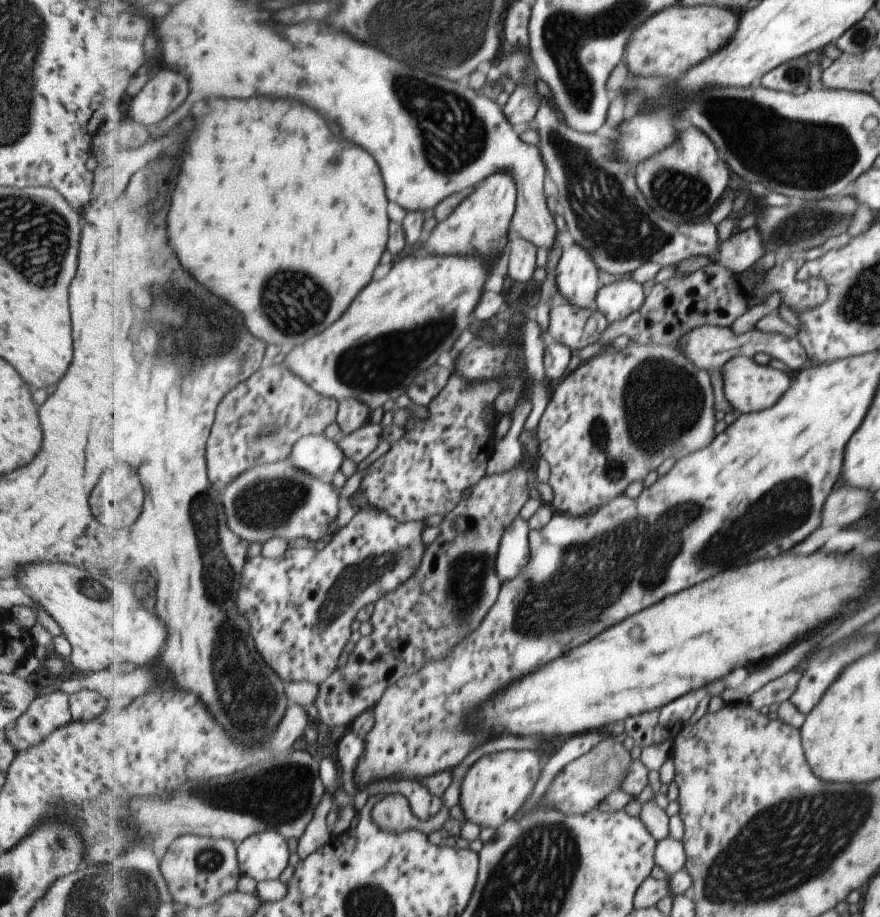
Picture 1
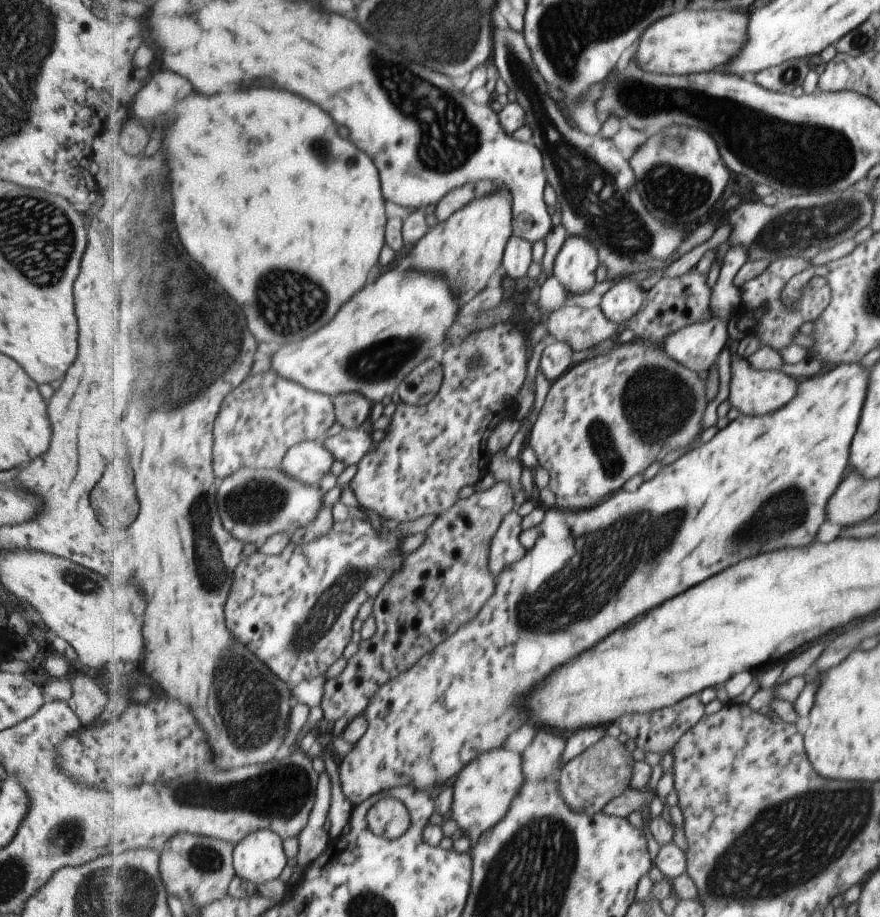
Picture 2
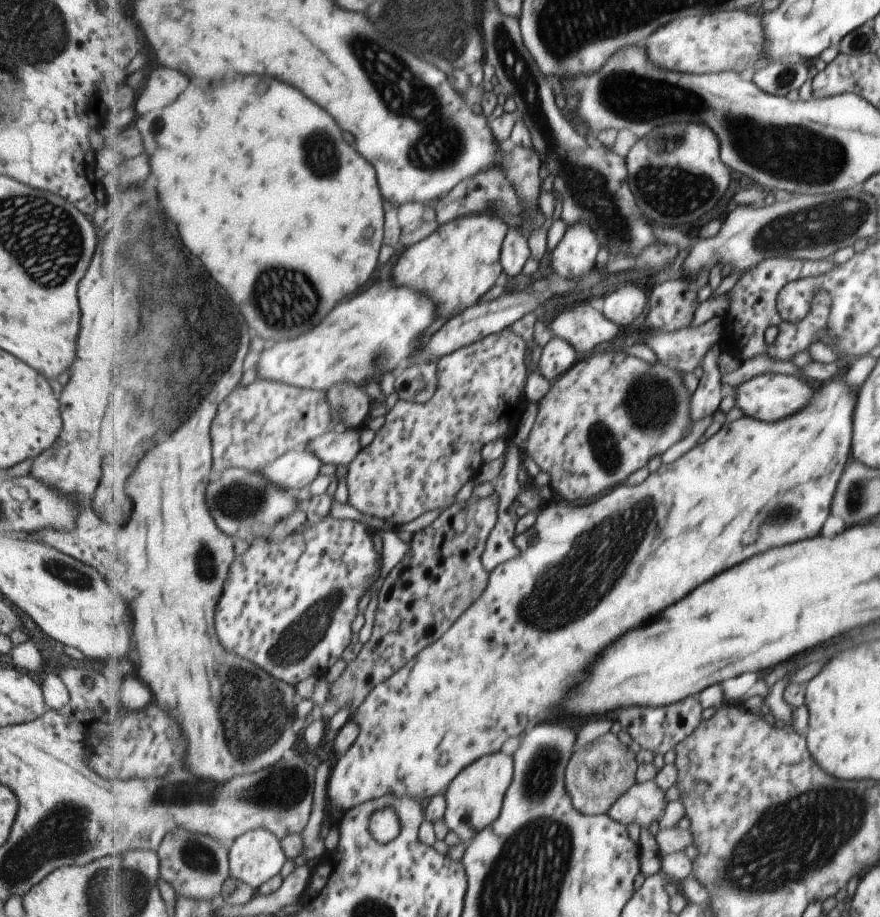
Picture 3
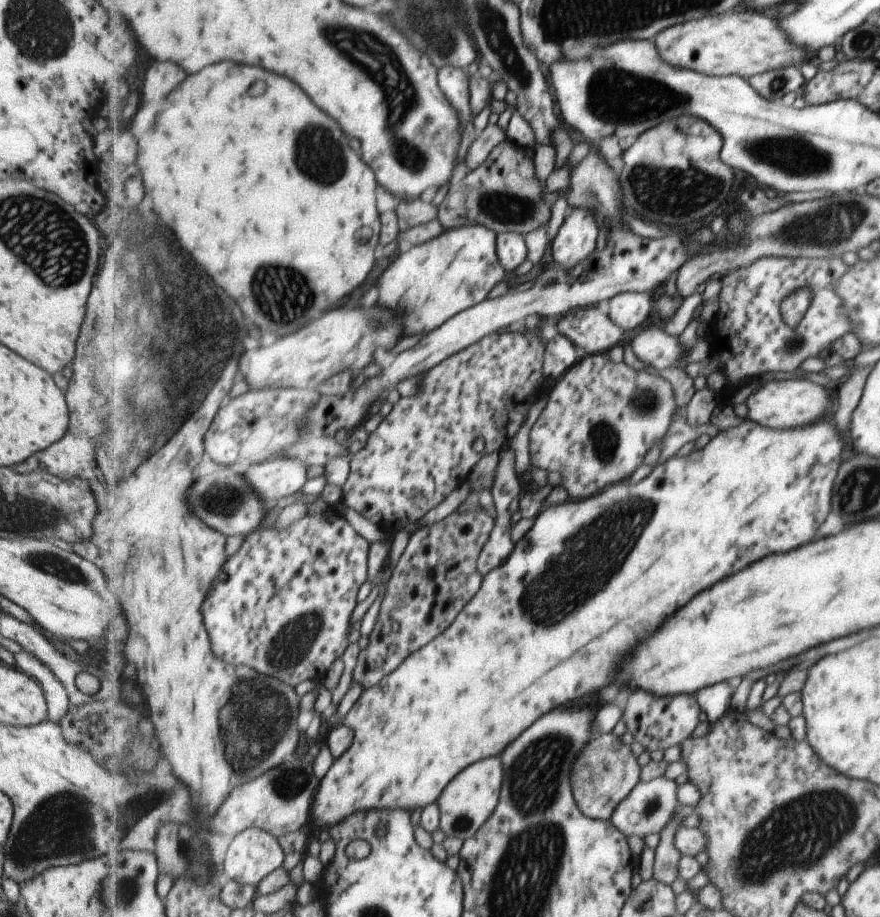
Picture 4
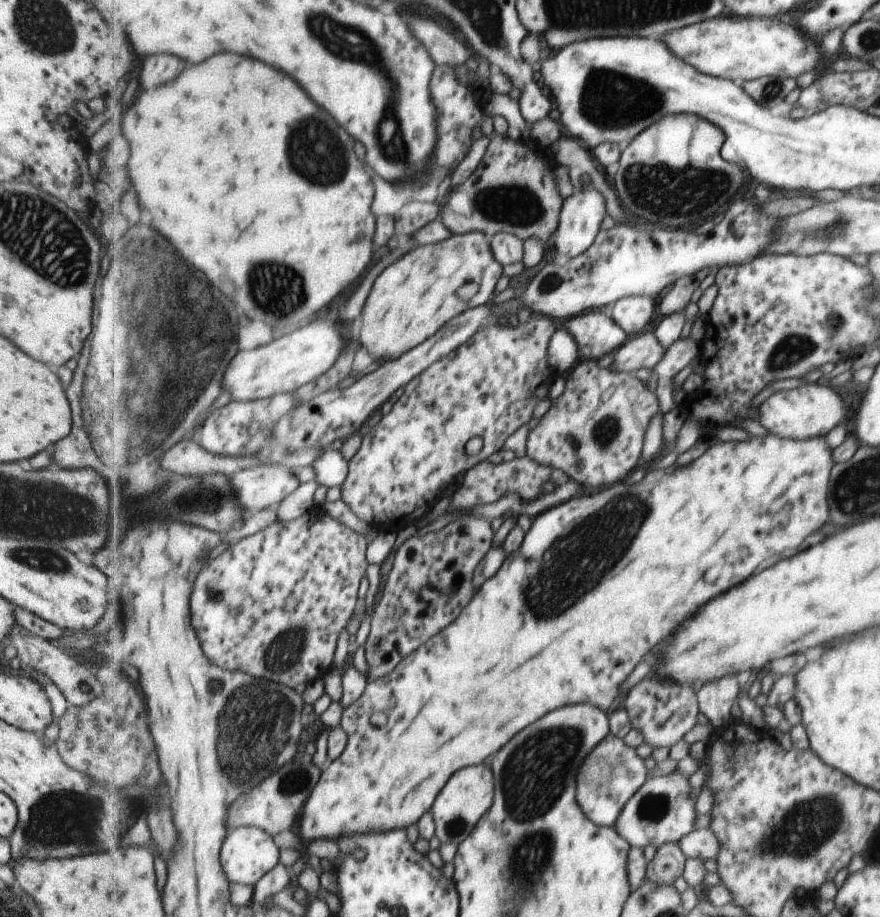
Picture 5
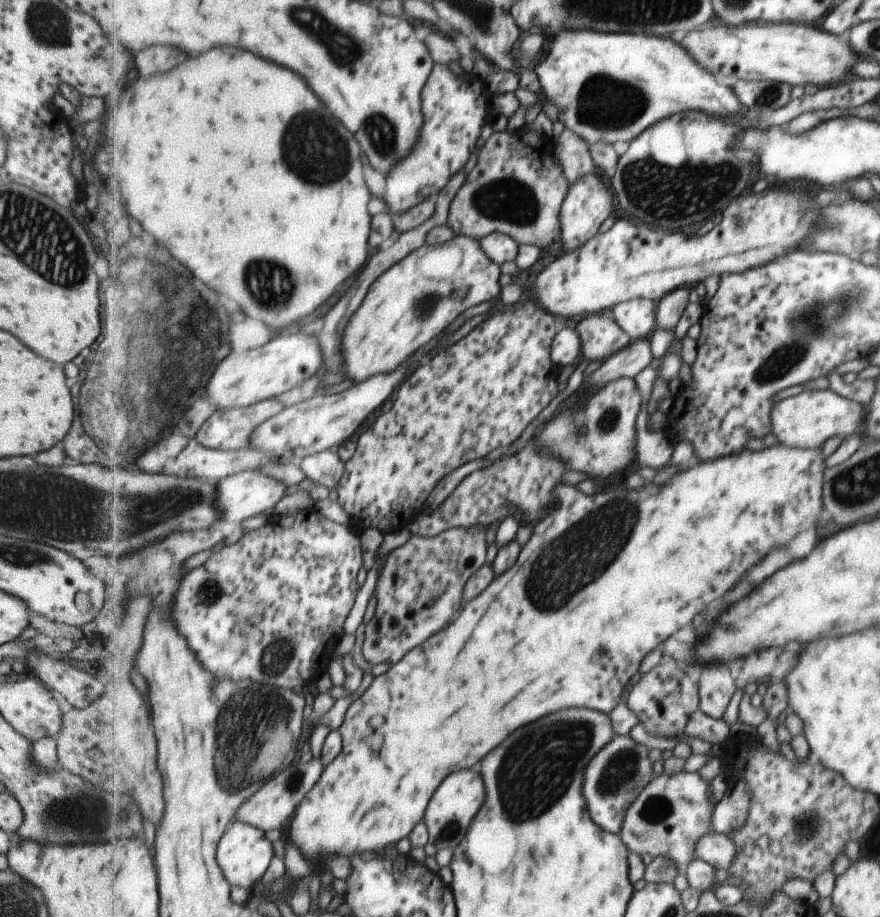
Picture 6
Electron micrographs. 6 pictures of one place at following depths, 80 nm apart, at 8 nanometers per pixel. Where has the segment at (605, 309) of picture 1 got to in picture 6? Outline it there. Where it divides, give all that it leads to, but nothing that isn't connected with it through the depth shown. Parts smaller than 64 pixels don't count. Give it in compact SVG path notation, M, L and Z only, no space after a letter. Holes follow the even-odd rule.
M637 298L621 302L610 313L632 341L637 341L655 330L657 306L653 300Z

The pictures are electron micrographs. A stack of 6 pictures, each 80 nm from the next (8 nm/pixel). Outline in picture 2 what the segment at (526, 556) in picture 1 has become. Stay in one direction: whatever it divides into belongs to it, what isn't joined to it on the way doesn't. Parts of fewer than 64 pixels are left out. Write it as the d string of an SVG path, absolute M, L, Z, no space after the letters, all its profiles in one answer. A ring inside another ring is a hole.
M513 510L497 530L491 546L491 562L489 562L492 575L501 578L501 572L520 562L527 555L525 544L521 542L524 533L524 518Z

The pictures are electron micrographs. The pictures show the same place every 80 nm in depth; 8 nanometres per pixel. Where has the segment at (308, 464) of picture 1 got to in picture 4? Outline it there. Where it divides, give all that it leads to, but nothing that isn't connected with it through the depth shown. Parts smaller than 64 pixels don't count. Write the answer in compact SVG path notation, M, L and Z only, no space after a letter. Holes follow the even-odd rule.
M281 457L251 465L243 471L252 491L265 503L273 505L280 498L300 492L308 481L307 467L302 460Z

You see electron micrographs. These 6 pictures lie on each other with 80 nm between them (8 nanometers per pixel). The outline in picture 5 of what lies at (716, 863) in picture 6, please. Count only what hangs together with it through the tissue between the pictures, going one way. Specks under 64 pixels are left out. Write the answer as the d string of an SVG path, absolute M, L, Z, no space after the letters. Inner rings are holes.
M711 828L695 830L688 837L681 838L681 842L678 844L687 858L695 857L700 860L713 858L717 861L719 850L721 850L721 842Z

